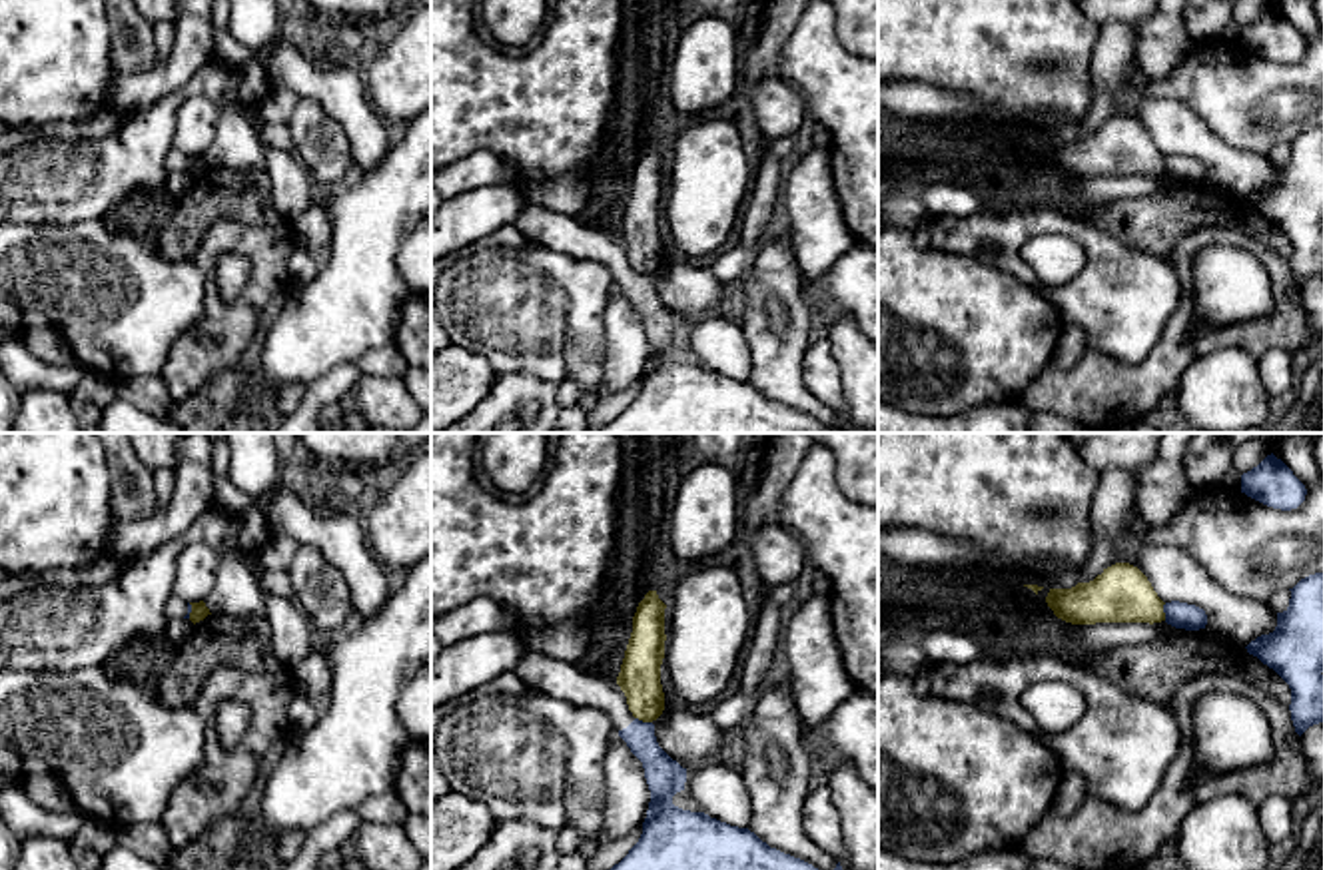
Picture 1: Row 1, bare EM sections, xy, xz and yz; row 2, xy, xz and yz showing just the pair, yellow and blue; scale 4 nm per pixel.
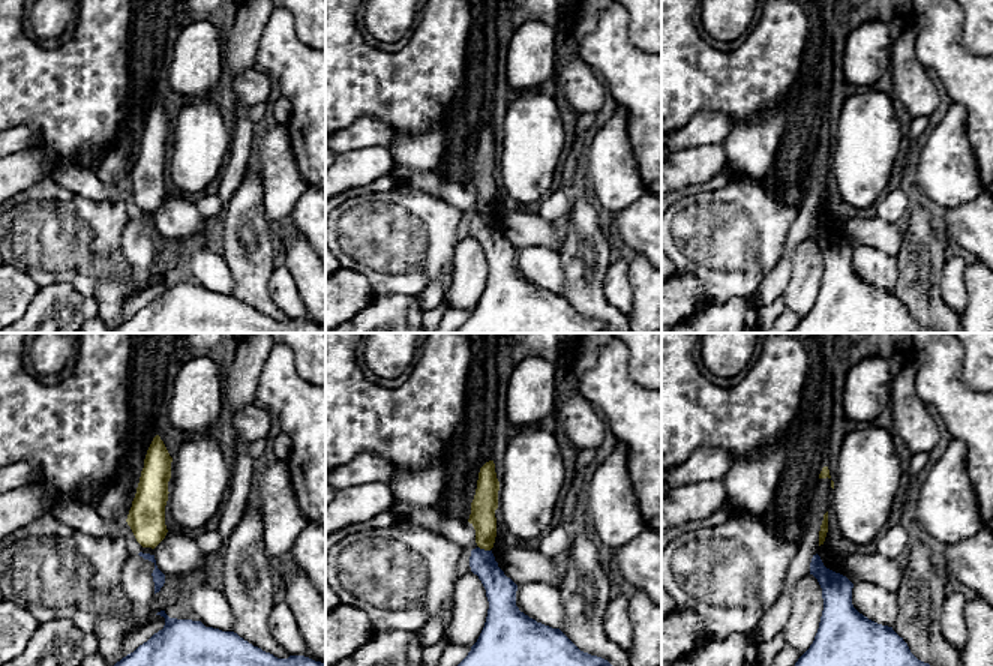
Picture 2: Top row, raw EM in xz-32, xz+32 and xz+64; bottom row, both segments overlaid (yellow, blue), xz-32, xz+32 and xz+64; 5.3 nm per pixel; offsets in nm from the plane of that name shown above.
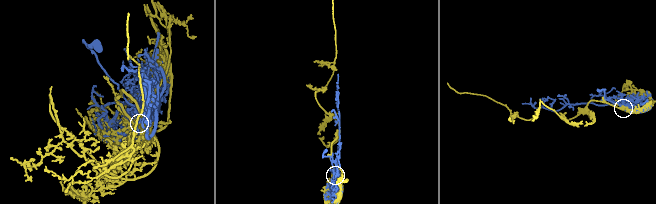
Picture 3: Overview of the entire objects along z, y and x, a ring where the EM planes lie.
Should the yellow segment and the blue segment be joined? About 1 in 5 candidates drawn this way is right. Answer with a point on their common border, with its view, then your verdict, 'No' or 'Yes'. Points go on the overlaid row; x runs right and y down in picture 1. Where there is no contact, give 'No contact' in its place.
Touches yellow at xz (643, 721). No

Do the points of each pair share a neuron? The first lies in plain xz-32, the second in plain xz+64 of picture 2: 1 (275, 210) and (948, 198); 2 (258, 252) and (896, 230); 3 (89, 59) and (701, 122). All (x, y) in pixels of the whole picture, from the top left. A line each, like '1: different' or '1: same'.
1: same
2: different
3: different

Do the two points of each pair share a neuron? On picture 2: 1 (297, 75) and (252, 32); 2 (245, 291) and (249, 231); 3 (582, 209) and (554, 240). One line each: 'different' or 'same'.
1: different
2: same
3: different

